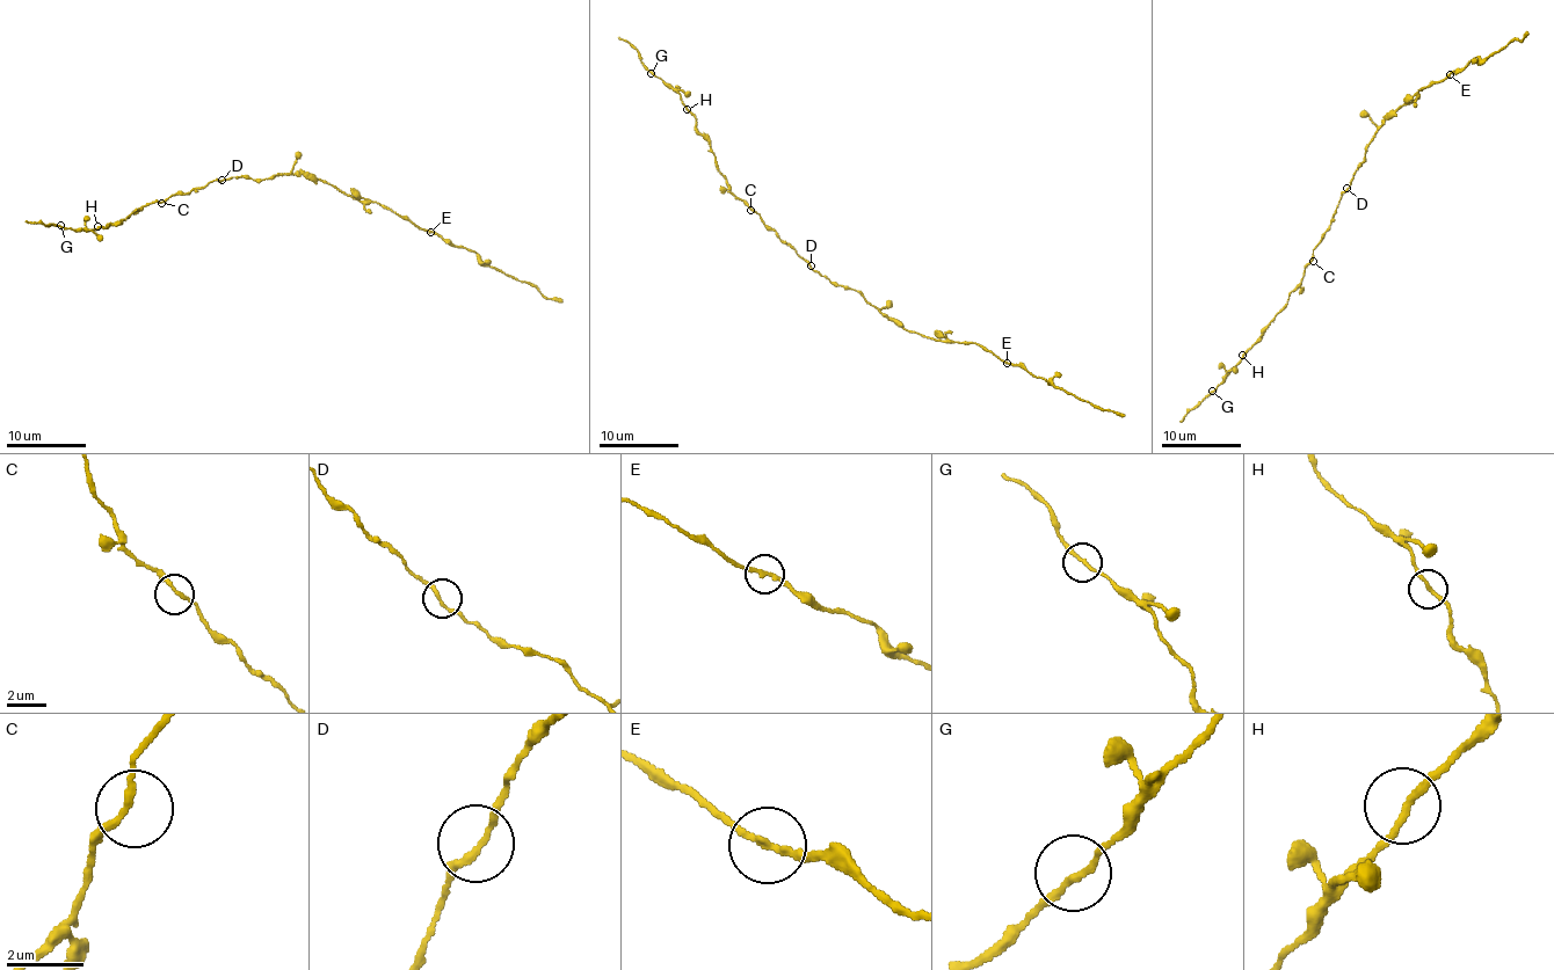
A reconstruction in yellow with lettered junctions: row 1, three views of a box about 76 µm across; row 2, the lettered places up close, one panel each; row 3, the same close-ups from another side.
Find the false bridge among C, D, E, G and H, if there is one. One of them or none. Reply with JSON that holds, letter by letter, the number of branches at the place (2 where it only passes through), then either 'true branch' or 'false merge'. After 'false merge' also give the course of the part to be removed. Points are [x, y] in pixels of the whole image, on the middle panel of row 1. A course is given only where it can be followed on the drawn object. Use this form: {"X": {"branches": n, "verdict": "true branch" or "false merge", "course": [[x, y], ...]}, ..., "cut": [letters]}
{"C": {"branches": 2, "verdict": "true branch"}, "D": {"branches": 2, "verdict": "true branch"}, "E": {"branches": 2, "verdict": "true branch"}, "G": {"branches": 2, "verdict": "true branch"}, "H": {"branches": 2, "verdict": "true branch"}, "cut": []}

